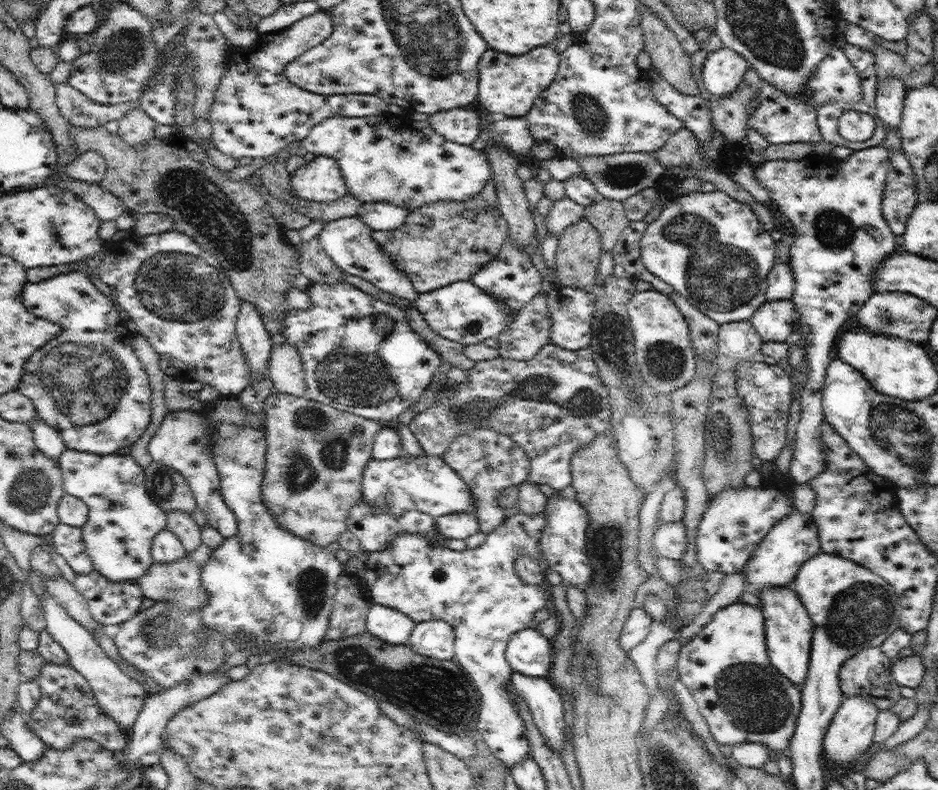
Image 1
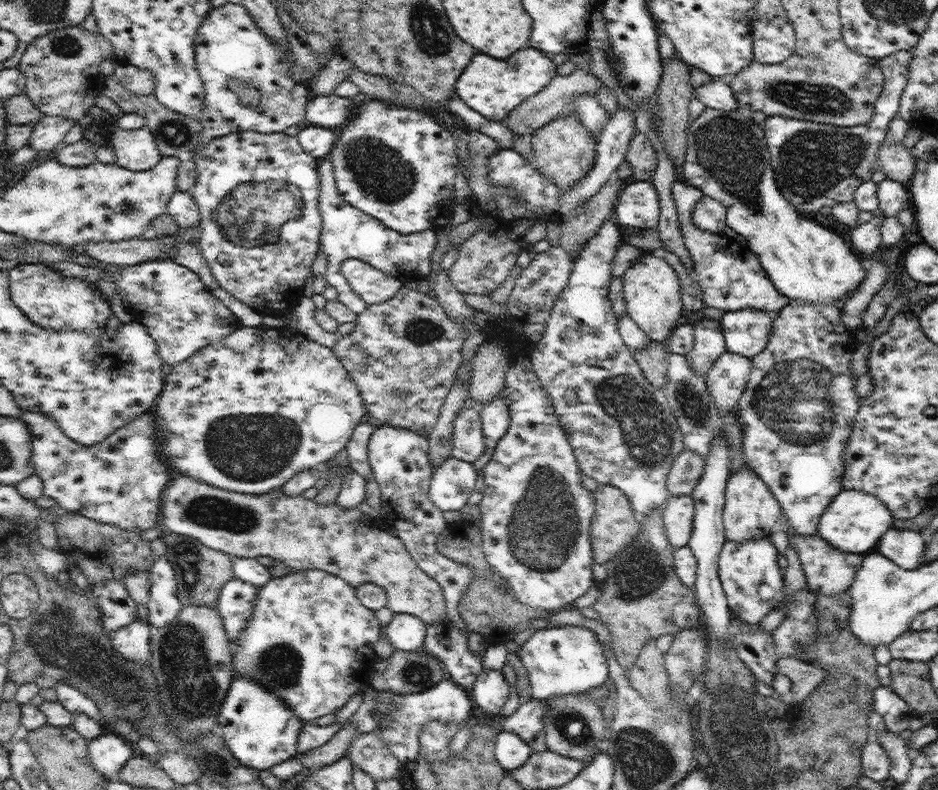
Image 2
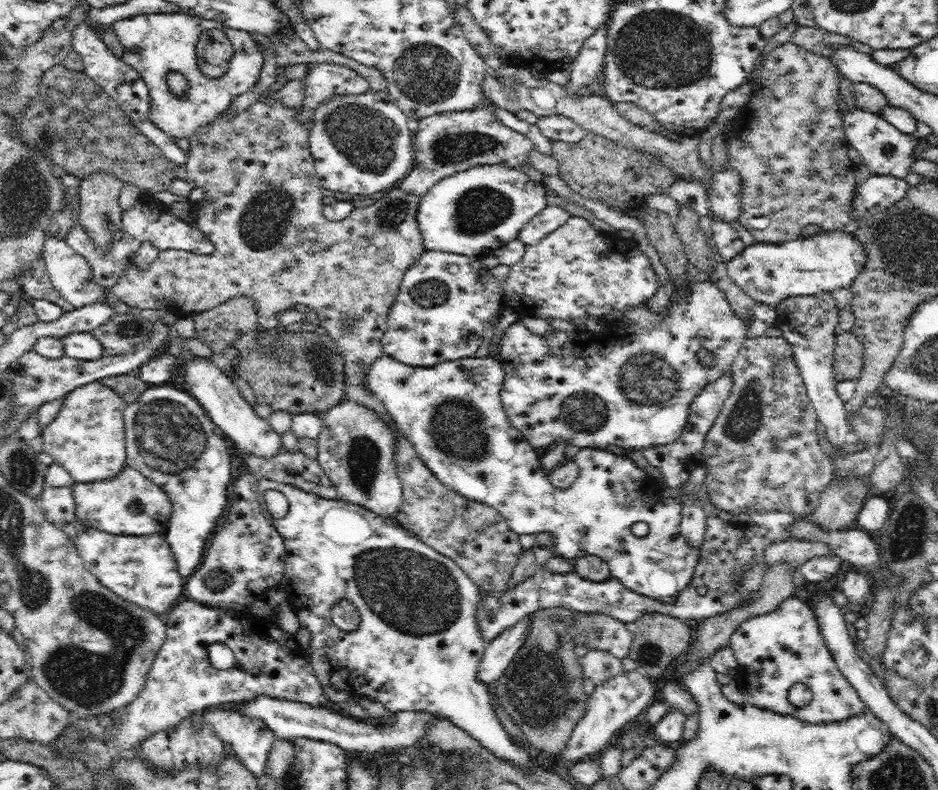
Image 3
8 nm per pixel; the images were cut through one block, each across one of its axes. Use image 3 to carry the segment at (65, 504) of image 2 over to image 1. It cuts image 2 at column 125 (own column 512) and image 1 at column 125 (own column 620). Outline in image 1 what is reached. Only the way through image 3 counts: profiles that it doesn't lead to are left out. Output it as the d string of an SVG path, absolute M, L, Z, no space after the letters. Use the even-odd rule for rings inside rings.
M70 448L64 449L58 463L63 476L63 489L80 498L88 508L88 518L81 526L81 533L87 553L93 560L93 567L112 582L136 582L155 563L151 553L153 540L167 526L167 513L160 510L160 506L150 498L144 469L131 455L100 455Z

